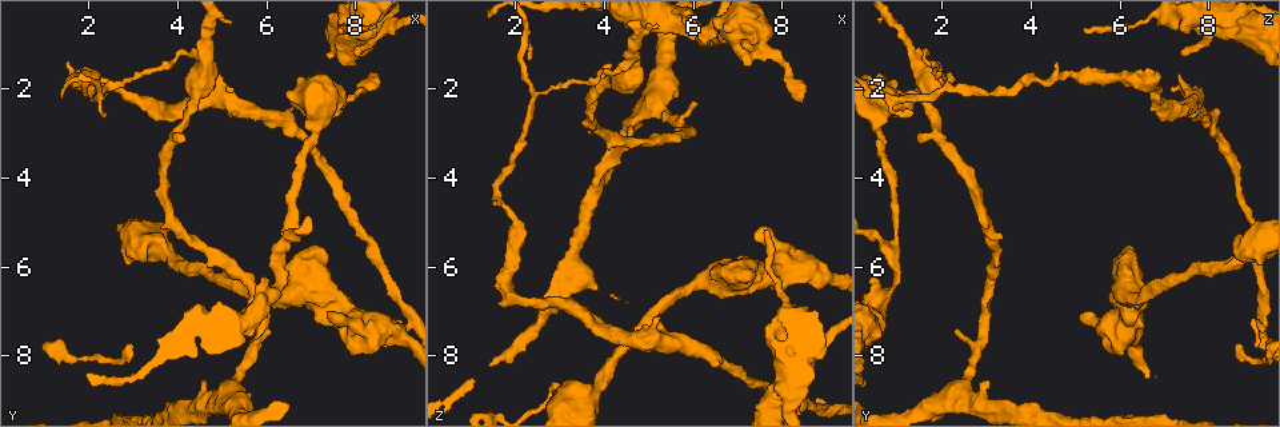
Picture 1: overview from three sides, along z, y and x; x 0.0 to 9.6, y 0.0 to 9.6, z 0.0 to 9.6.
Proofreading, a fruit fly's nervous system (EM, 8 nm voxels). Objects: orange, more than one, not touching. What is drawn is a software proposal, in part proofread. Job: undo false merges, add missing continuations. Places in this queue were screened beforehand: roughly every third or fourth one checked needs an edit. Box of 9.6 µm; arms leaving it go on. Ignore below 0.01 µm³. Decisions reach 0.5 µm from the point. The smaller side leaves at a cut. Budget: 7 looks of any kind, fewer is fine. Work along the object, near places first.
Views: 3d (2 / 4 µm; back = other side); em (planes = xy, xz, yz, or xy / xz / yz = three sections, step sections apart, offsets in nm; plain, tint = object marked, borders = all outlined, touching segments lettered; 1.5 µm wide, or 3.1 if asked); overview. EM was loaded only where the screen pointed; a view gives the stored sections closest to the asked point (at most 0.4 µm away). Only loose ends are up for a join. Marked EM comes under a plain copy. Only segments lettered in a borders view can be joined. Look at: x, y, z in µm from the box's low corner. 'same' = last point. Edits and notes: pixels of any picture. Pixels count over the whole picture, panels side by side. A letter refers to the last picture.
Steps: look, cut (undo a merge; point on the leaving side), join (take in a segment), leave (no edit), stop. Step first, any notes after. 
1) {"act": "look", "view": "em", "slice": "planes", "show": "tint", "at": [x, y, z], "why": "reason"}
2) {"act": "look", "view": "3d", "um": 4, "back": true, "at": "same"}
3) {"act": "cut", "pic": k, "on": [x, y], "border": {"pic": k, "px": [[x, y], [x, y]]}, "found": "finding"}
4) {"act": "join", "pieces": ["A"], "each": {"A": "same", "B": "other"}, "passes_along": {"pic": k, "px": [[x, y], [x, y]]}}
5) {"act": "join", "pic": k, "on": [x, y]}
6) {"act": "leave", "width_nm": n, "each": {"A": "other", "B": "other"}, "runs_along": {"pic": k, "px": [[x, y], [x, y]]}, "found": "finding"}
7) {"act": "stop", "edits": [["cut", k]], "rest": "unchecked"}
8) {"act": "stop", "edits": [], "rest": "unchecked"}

{"act": "look", "view": "em", "slice": "xz", "step": 8, "show": "tint", "at": [1.95, 1.65, 4.90], "why": "calibre changes"}

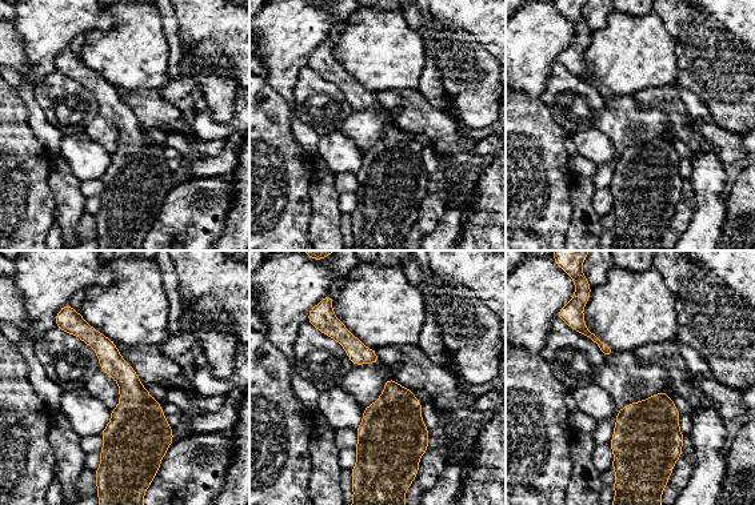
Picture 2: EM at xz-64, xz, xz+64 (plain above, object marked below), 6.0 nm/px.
{"act": "look", "view": "em", "slice": "xz", "step": 8, "show": "borders", "at": "same", "why": "see the neighbours"}

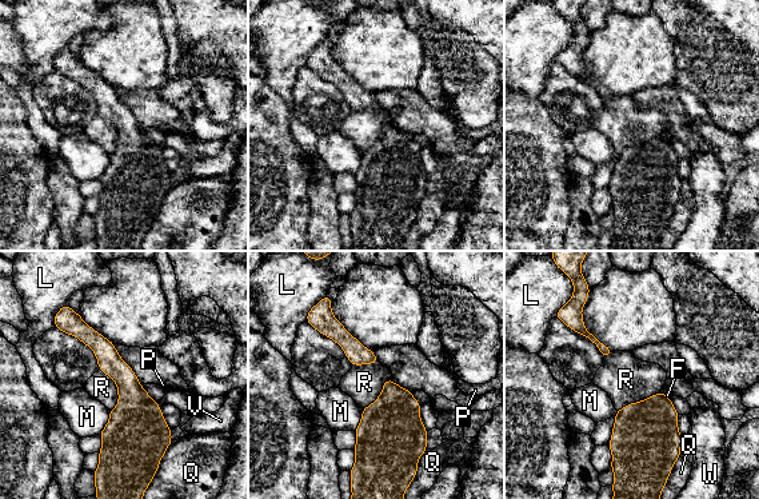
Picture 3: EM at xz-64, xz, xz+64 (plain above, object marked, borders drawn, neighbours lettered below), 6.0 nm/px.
{"act": "leave", "width_nm": 140, "each": {"F": "other", "L": "other", "M": "other", "P": "other", "Q": "other", "R": "other", "V": "other", "W": "other"}, "border": {"pic": 3, "px": [[99, 368], [116, 387], [112, 410]]}, "found": "continuous, no second neuron"}

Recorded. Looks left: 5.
{"act": "look", "view": "3d", "um": 4, "at": [7.95, 7.25, 5.70], "why": "three-way junction"}

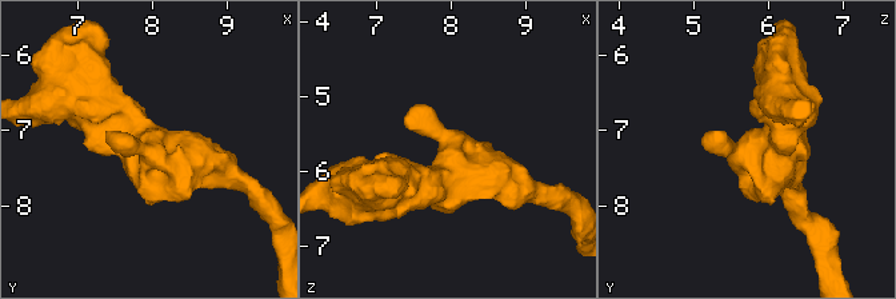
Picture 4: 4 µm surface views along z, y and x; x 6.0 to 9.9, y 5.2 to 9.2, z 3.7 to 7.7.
{"act": "look", "view": "em", "slice": "planes", "show": "tint", "at": [8.00, 7.25, 5.75], "arms": 3, "arm_widths_nm": [280, 420, 500], "why": "now the EM"}

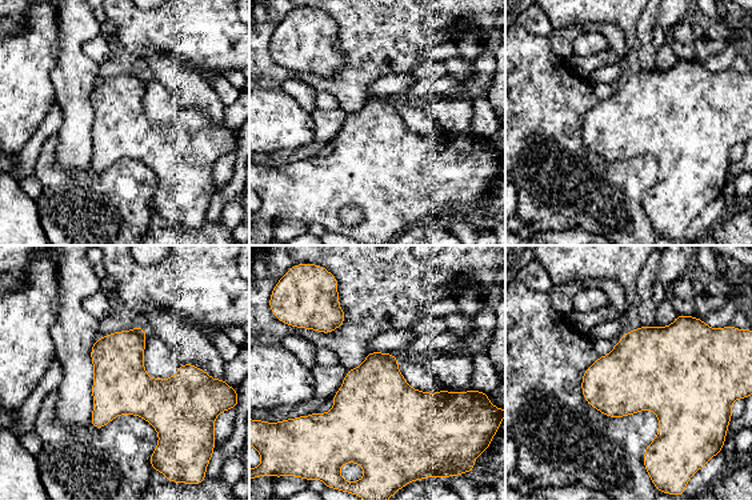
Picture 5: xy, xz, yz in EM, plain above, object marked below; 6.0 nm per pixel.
{"act": "look", "view": "em", "slice": "planes", "show": "borders", "at": "same", "why": "see the neighbours"}

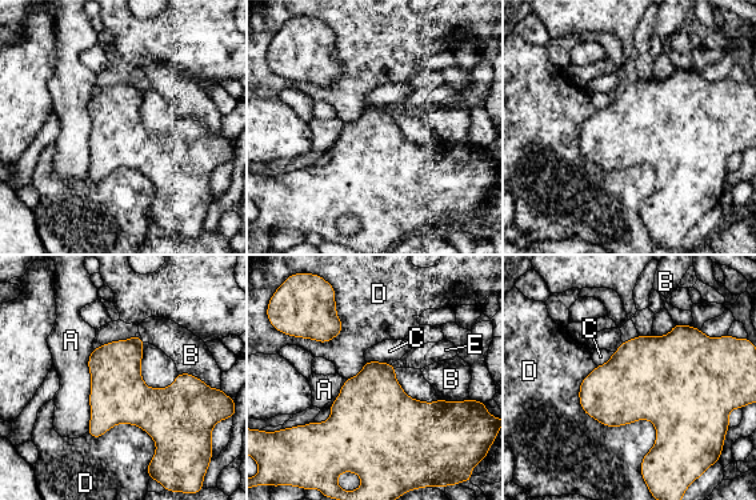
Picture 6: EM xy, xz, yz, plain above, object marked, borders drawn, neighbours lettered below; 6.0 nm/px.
{"act": "leave", "width_nm": 320, "each": {"A": "other", "B": "other", "C": "other", "D": "other", "E": "other"}, "border": {"pic": 6, "px": [[595, 366], [642, 475]]}, "found": "all the same neuron"}

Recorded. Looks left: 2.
{"act": "look", "view": "em", "slice": "xz", "step": 8, "show": "tint", "at": [8.45, 1.60, 2.20]}

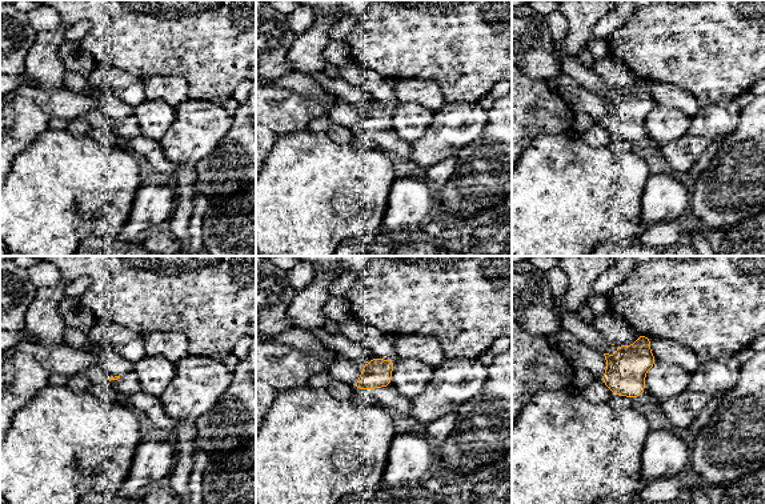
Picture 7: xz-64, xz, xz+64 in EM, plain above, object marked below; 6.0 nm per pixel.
{"act": "look", "view": "em", "slice": "planes", "show": "borders", "at": "same", "why": "cut it another way"}

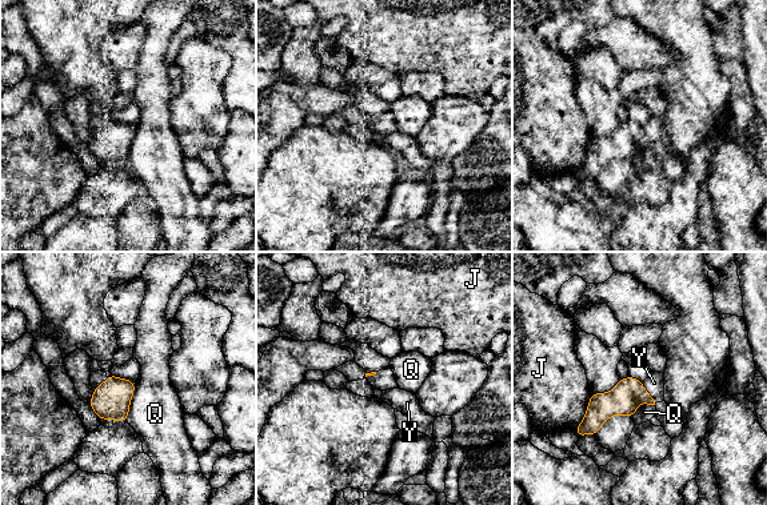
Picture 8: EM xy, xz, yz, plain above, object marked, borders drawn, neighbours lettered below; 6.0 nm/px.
{"act": "join", "pieces": ["Y"], "longest_contact_nm": ["Q", 240], "each": {"J": "other", "Q": "other", "Y": "same"}, "found": "it goes on there"}

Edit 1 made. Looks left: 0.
{"act": "stop", "edits": [["join", 8]], "rest": "unchecked"}

